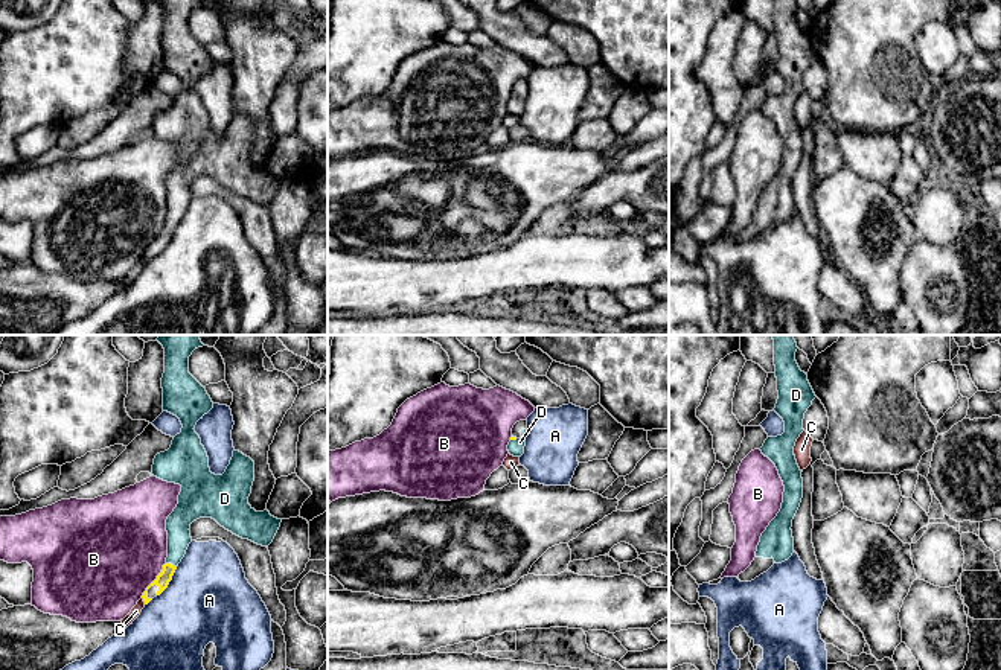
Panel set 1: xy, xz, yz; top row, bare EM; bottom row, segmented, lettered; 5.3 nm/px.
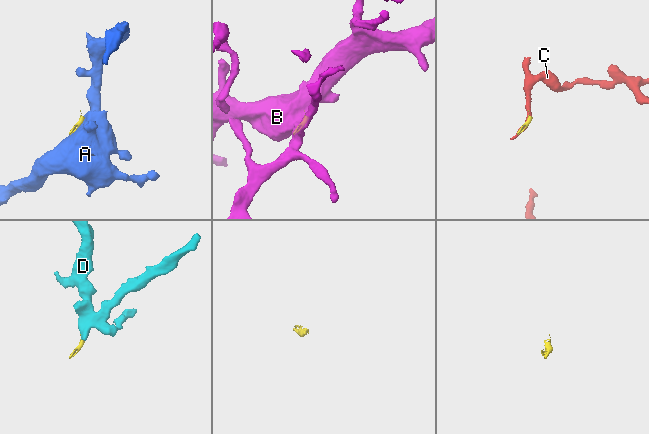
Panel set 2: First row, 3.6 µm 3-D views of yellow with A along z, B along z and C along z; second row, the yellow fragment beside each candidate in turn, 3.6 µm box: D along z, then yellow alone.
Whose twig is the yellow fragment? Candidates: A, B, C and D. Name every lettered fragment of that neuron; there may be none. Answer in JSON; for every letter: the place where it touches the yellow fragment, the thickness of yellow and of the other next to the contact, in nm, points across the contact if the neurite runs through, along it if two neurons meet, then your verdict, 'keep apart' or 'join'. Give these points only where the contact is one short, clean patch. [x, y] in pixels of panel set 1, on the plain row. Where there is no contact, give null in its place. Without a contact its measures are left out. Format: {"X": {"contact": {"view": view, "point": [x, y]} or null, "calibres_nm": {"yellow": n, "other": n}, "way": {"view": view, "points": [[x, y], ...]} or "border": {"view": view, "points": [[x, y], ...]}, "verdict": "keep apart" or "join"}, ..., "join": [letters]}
{"A": {"contact": {"view": "xy", "point": [169, 239]}, "calibres_nm": {"yellow": 70, "other": 440}, "border": {"view": "xy", "points": [[177, 226], [169, 242], [157, 255]]}, "verdict": "keep apart"}, "B": {"contact": {"view": "xy", "point": [154, 239]}, "calibres_nm": {"yellow": 70, "other": 500}, "border": {"view": "xy", "points": [[165, 221], [157, 236], [140, 256]]}, "verdict": "keep apart"}, "C": {"contact": {"view": "xy", "point": [143, 259]}, "calibres_nm": {"yellow": 70, "other": 50}, "border": {"view": "xy", "points": [[142, 256], [145, 262]]}, "verdict": "keep apart"}, "D": {"contact": {"view": "xy", "point": [169, 223]}, "calibres_nm": {"yellow": 70, "other": 130}, "way": {"view": "xy", "points": [[163, 238], [169, 223], [179, 200], [179, 181]]}, "verdict": "join"}, "join": ["D"]}

